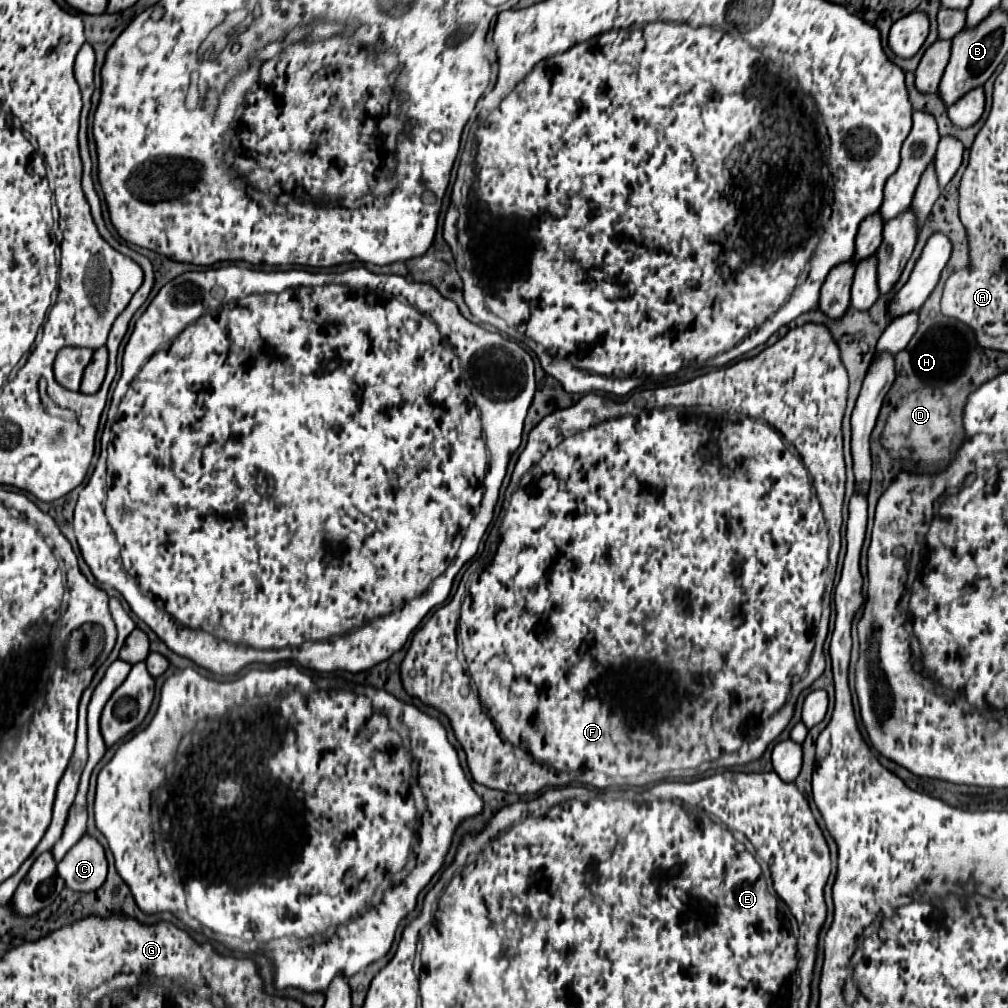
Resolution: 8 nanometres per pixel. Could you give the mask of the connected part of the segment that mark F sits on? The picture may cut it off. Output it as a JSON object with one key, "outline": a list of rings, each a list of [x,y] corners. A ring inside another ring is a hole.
{"outline":[[[806,323],[802,327],[790,329],[786,337],[778,339],[774,345],[766,347],[756,357],[736,361],[728,367],[720,367],[718,371],[710,371],[682,385],[636,391],[624,403],[616,403],[608,397],[588,393],[576,405],[554,411],[532,429],[504,495],[502,510],[506,513],[504,519],[496,522],[500,523],[502,520],[502,525],[495,524],[487,540],[488,544],[492,544],[498,538],[496,549],[490,551],[482,571],[476,571],[472,575],[468,595],[465,579],[470,577],[473,570],[469,568],[464,574],[456,592],[460,605],[456,605],[456,599],[450,601],[448,607],[438,609],[430,617],[424,629],[416,631],[400,665],[400,677],[406,693],[410,697],[418,697],[422,703],[438,709],[450,719],[454,735],[468,757],[468,769],[476,783],[518,795],[538,793],[546,785],[566,785],[572,781],[592,783],[594,787],[604,789],[608,785],[618,785],[618,777],[640,777],[640,785],[648,785],[662,781],[668,771],[676,769],[680,769],[676,771],[676,775],[680,777],[694,777],[708,769],[744,765],[762,757],[770,741],[774,741],[784,731],[792,717],[792,713],[778,715],[776,711],[786,703],[786,697],[800,695],[803,689],[810,687],[826,667],[823,645],[828,635],[831,614],[827,598],[828,594],[834,591],[845,497],[842,415],[846,409],[846,397],[848,375],[842,365],[836,341],[832,339],[828,327]],[[692,413],[714,413],[718,417],[718,421],[714,423],[718,425],[692,425]],[[782,437],[796,447],[800,461],[782,459]],[[456,627],[459,630],[458,637],[463,643],[468,669],[464,669],[464,665],[456,657]],[[470,681],[474,681],[478,695],[470,695]],[[772,715],[780,719],[776,723],[778,727],[762,727],[762,723]]]}

